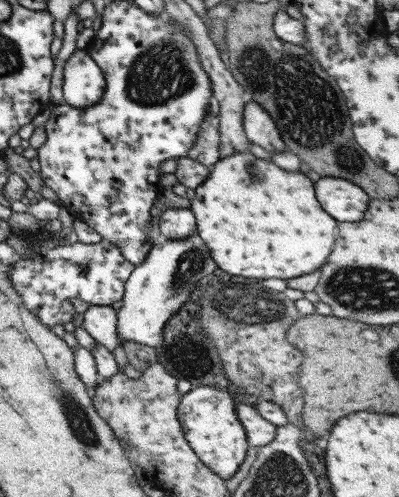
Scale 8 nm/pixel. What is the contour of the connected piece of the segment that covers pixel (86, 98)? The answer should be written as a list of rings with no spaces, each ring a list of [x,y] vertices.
[[[82,49],[76,50],[64,63],[63,101],[70,107],[90,107],[104,95],[107,85],[100,66]]]

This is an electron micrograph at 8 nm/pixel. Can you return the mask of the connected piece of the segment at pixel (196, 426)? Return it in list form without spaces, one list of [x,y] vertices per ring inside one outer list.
[[[199,386],[182,395],[177,410],[185,439],[193,448],[196,456],[214,474],[224,480],[228,480],[236,474],[238,466],[244,462],[249,449],[249,442],[244,427],[238,420],[235,406],[234,399],[228,391],[210,386]]]

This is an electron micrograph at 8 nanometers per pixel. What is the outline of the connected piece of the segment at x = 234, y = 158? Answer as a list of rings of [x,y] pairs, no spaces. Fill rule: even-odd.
[[[234,153],[230,156],[225,156],[220,159],[217,164],[211,169],[209,175],[205,178],[202,184],[196,187],[196,196],[192,200],[192,212],[196,214],[196,228],[200,232],[200,238],[206,242],[206,246],[210,248],[212,252],[212,258],[216,260],[216,264],[226,270],[226,274],[232,274],[232,276],[244,276],[244,278],[260,278],[260,281],[265,278],[282,278],[282,280],[290,280],[291,278],[304,278],[307,274],[318,270],[327,261],[328,254],[336,242],[336,234],[338,234],[338,222],[328,216],[322,206],[318,204],[316,196],[314,196],[314,182],[304,176],[302,172],[288,172],[288,170],[282,170],[278,166],[274,166],[270,159],[257,158],[252,153]]]

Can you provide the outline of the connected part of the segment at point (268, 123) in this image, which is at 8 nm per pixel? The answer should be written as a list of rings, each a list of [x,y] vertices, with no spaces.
[[[250,99],[243,110],[243,129],[248,140],[259,144],[272,154],[286,149],[285,142],[282,142],[278,134],[275,120],[260,104]]]

